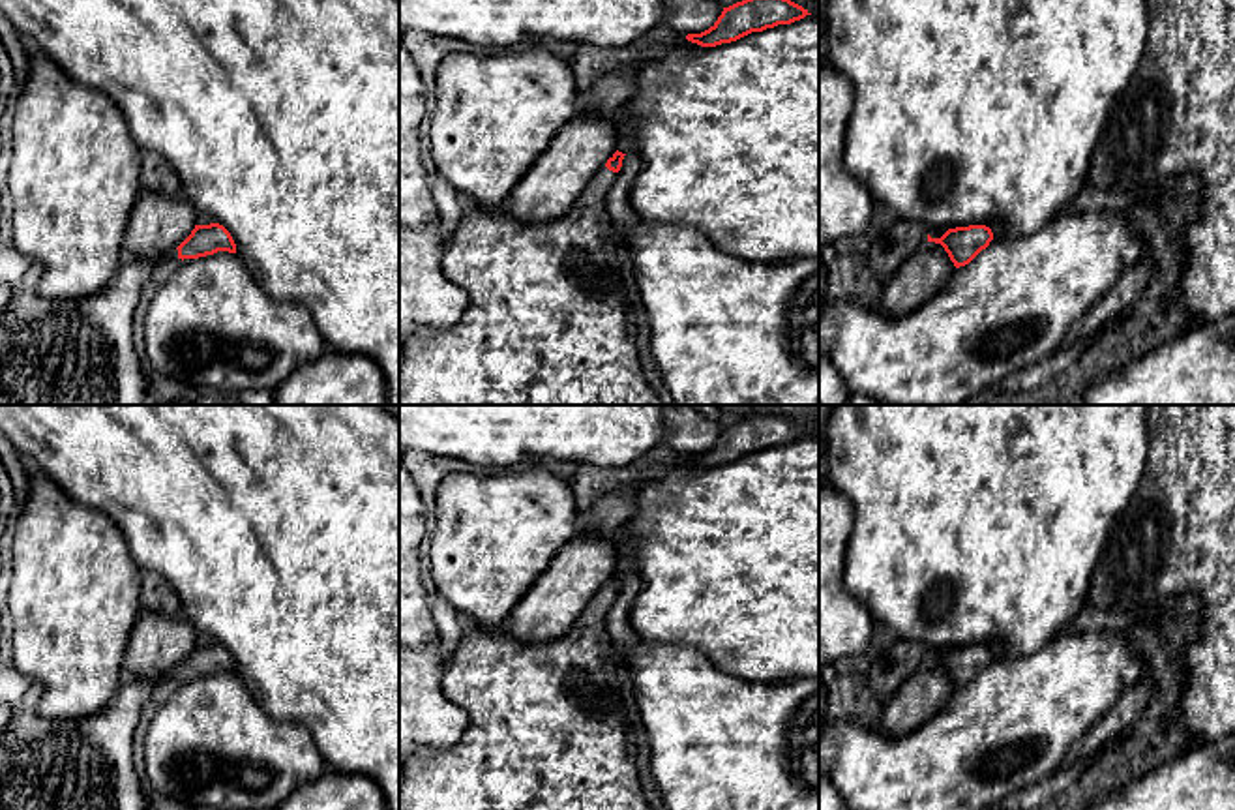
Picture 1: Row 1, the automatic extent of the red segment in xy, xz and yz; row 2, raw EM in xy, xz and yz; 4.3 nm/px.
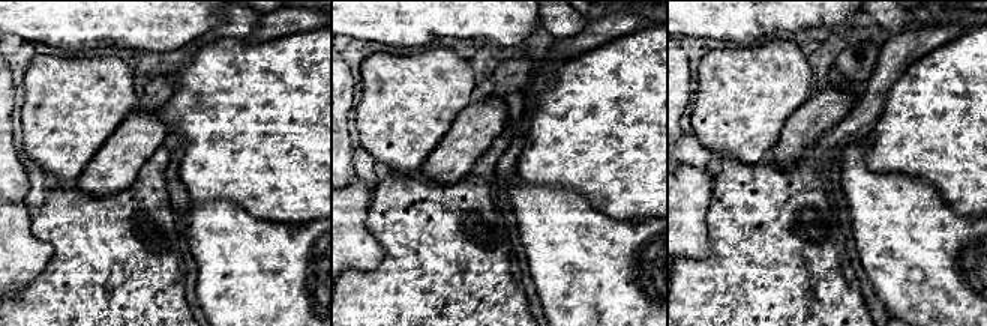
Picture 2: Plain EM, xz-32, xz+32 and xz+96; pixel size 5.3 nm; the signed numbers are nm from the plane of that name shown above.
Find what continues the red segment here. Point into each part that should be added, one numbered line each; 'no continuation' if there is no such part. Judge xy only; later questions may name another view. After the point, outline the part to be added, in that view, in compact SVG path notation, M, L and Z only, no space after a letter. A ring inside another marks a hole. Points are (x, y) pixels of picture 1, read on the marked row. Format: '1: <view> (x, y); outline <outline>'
1: xy (81, 351); outline M178 249L122 264L101 292L81 300L41 296L41 266L34 262L0 319L0 405L146 405L150 373L135 347L133 315L152 270L165 259L178 259Z

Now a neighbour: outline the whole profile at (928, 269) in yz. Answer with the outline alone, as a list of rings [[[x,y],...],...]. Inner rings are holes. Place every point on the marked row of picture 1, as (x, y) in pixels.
[[[941,244],[920,246],[885,283],[879,304],[883,315],[903,317],[931,300],[956,266]]]

